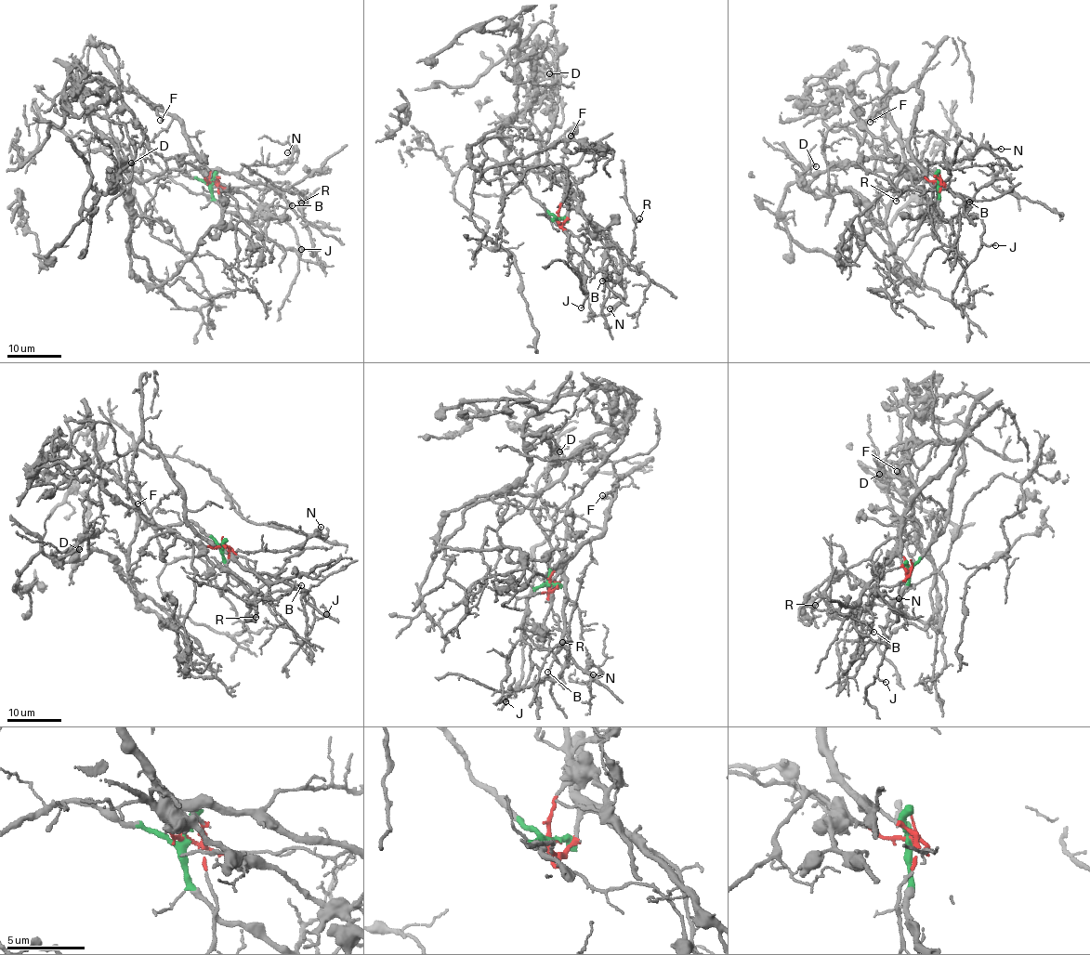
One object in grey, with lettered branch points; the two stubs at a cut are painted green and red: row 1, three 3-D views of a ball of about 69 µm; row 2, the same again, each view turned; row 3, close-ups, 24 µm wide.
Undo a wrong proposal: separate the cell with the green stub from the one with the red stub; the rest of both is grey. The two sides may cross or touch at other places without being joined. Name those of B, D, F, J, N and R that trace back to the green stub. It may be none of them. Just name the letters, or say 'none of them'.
D, J

